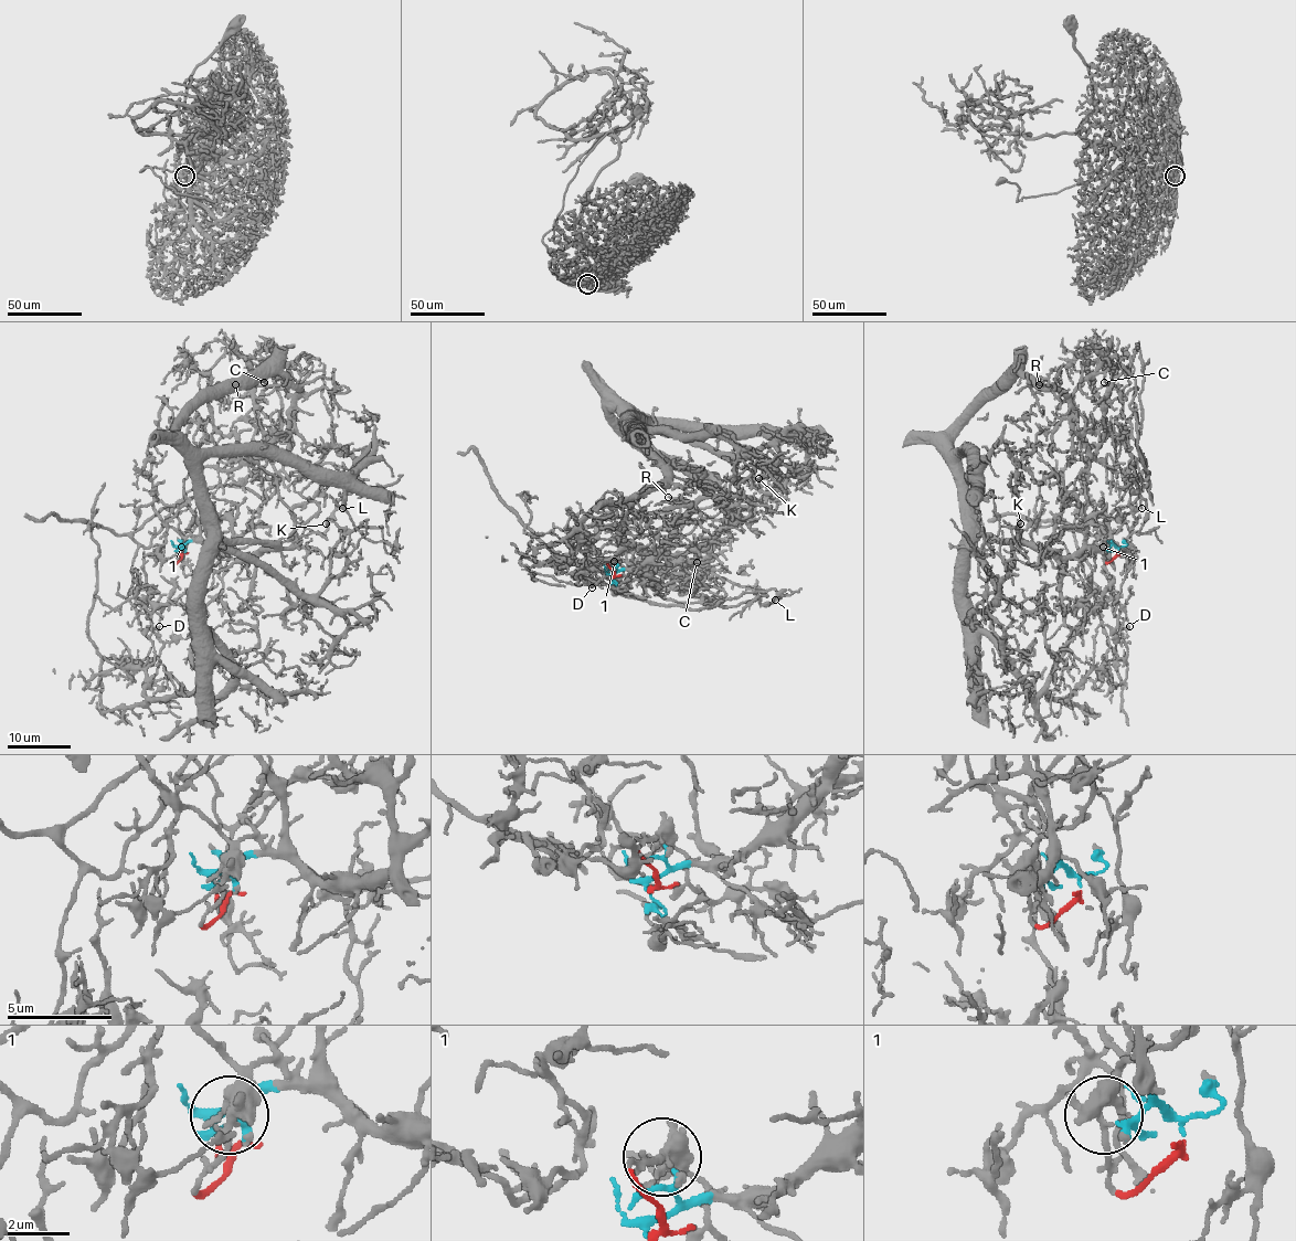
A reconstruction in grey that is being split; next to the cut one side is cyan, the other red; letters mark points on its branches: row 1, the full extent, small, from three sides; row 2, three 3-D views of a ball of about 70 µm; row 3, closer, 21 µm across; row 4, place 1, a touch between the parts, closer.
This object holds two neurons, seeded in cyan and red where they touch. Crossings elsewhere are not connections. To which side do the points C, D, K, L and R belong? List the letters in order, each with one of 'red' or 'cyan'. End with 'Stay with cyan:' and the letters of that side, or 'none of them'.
C: cyan
D: red
K: cyan
L: red
R: cyan
Stay with cyan: C, K, R

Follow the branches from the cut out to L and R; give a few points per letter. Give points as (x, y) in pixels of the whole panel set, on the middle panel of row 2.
L: (611, 576), (616, 562), (599, 554), (584, 569), (565, 558), (650, 602), (700, 608), (775, 590), (775, 601)
R: (611, 576), (645, 564), (708, 492), (611, 411), (638, 439), (700, 468), (719, 492), (703, 508), (668, 497)

